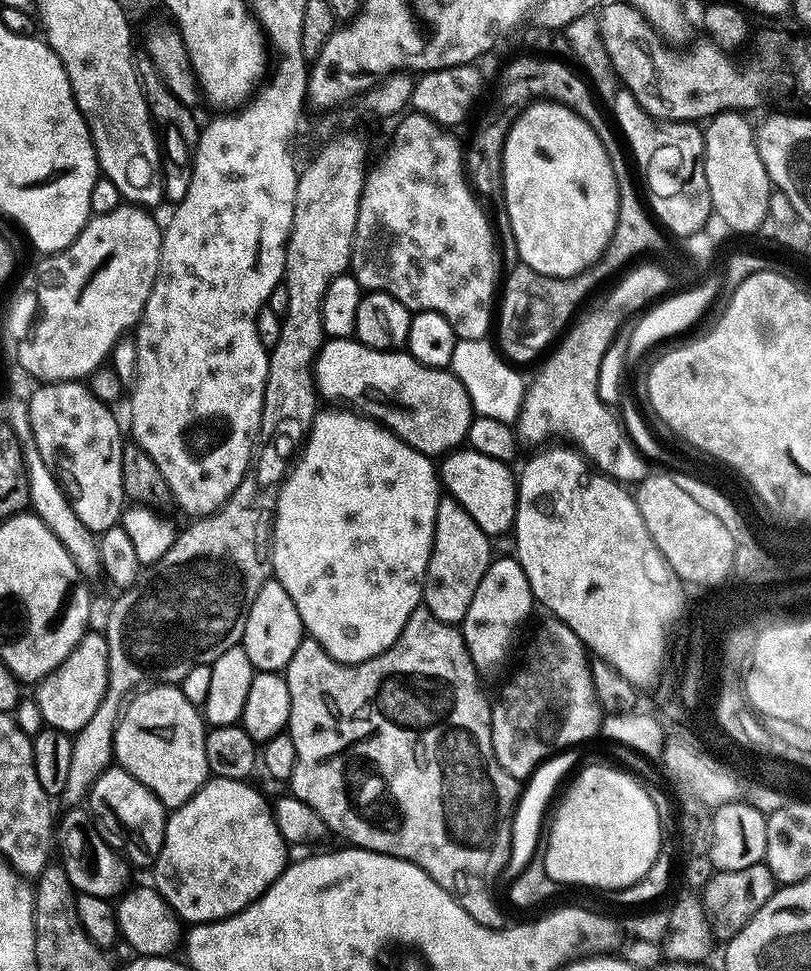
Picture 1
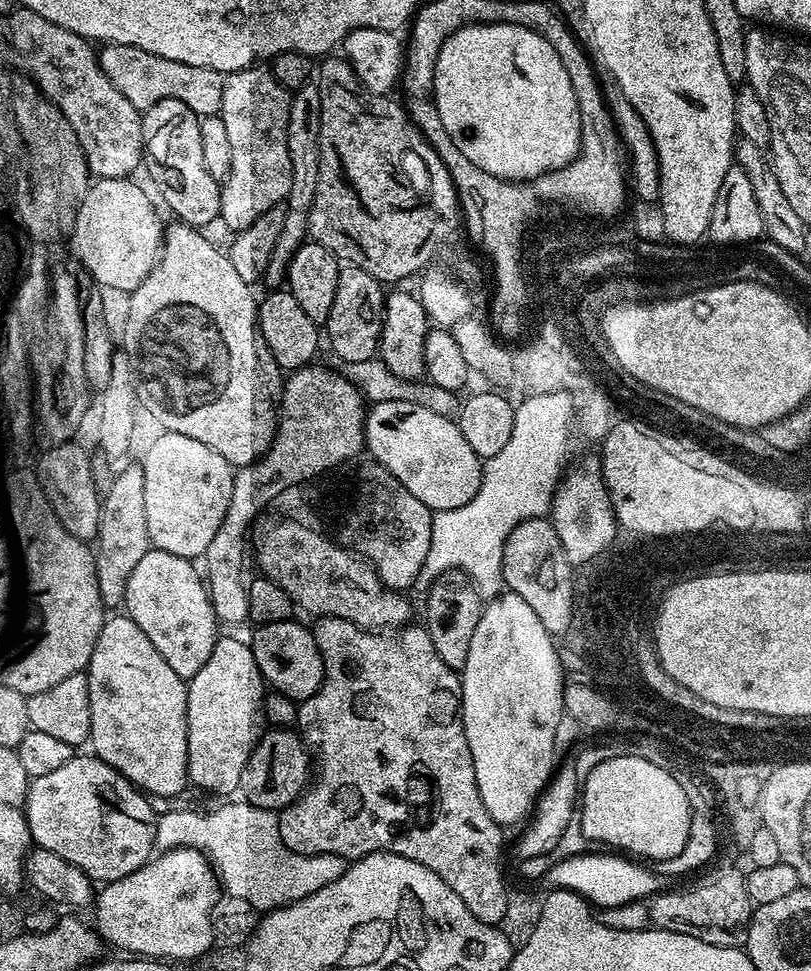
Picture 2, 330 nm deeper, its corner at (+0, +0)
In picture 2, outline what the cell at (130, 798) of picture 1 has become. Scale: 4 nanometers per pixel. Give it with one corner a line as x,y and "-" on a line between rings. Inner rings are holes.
95,754
87,755
73,755
66,766
53,770
51,774
35,777
30,784
26,815
35,847
50,850
50,854
58,854
58,858
66,858
66,862
78,866
78,870
82,870
94,882
101,885
112,884
115,880
134,874
134,870
153,859
157,851
158,812
152,809
153,801
118,769

